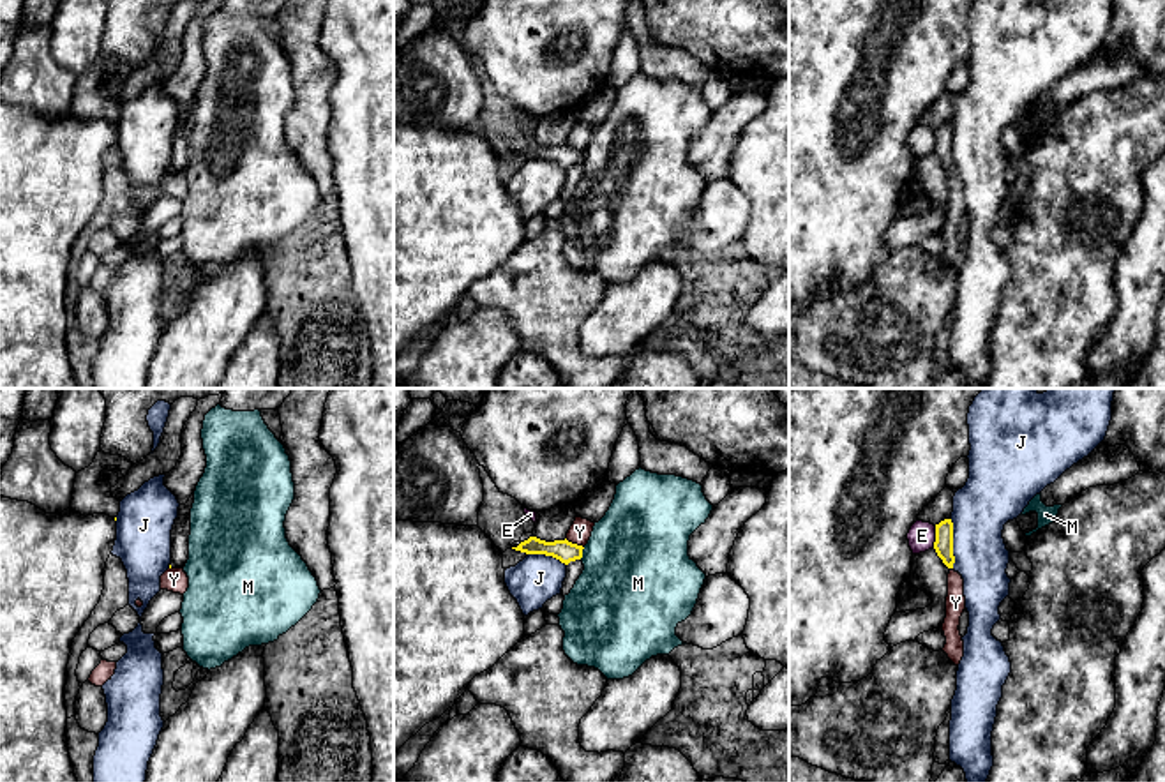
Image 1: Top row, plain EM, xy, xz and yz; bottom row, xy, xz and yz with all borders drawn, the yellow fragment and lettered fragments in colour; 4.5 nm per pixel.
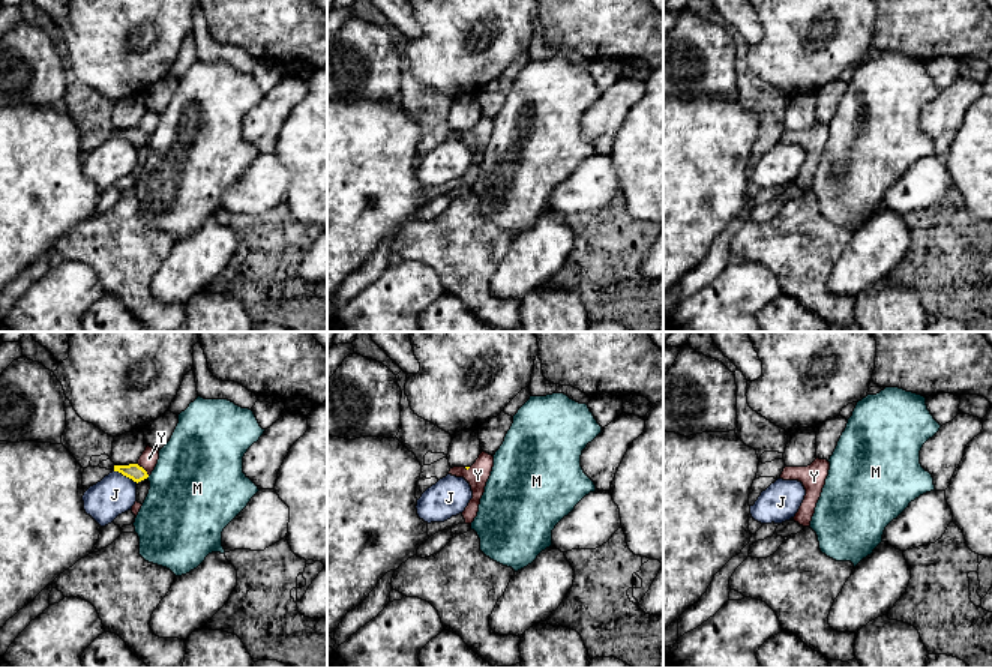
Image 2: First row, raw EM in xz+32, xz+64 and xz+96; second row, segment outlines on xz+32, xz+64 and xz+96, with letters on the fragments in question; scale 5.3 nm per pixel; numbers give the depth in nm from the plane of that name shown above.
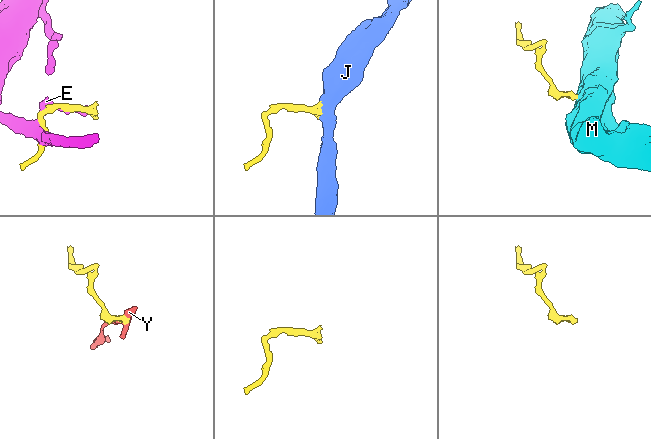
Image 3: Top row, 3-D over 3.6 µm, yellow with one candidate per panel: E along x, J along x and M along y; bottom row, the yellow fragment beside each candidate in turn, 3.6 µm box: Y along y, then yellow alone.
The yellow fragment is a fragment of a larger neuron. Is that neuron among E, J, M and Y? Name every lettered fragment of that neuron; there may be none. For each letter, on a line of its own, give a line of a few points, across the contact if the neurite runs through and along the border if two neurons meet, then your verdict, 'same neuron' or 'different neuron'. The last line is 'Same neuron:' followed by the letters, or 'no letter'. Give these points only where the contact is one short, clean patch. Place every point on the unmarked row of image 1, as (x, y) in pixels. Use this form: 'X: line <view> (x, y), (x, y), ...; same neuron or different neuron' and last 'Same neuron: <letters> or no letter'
E: different neuron
J: line yz (950, 124), (954, 172); different neuron
M: line xz (585, 152), (579, 163); different neuron
Y: line xz (565, 156), (574, 149), (579, 136); same neuron
Same neuron: Y

